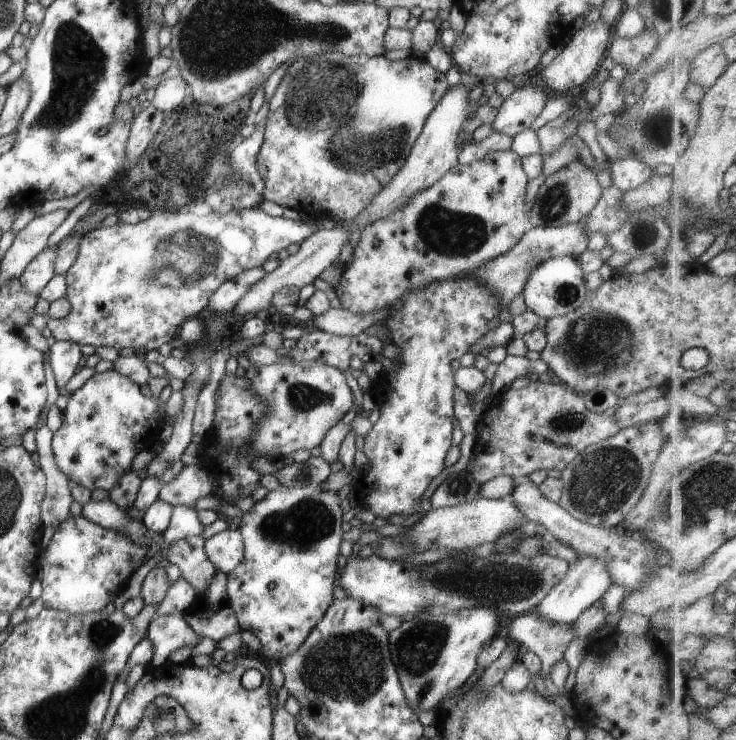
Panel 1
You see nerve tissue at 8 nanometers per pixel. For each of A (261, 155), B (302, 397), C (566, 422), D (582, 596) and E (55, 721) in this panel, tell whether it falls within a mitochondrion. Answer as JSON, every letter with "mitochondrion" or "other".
{"A":"other","B":"mitochondrion","C":"mitochondrion","D":"other","E":"mitochondrion"}

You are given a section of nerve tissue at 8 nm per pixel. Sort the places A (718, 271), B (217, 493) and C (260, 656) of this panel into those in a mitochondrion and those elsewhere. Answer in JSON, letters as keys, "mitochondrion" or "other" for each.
{"A":"other","B":"other","C":"other"}

